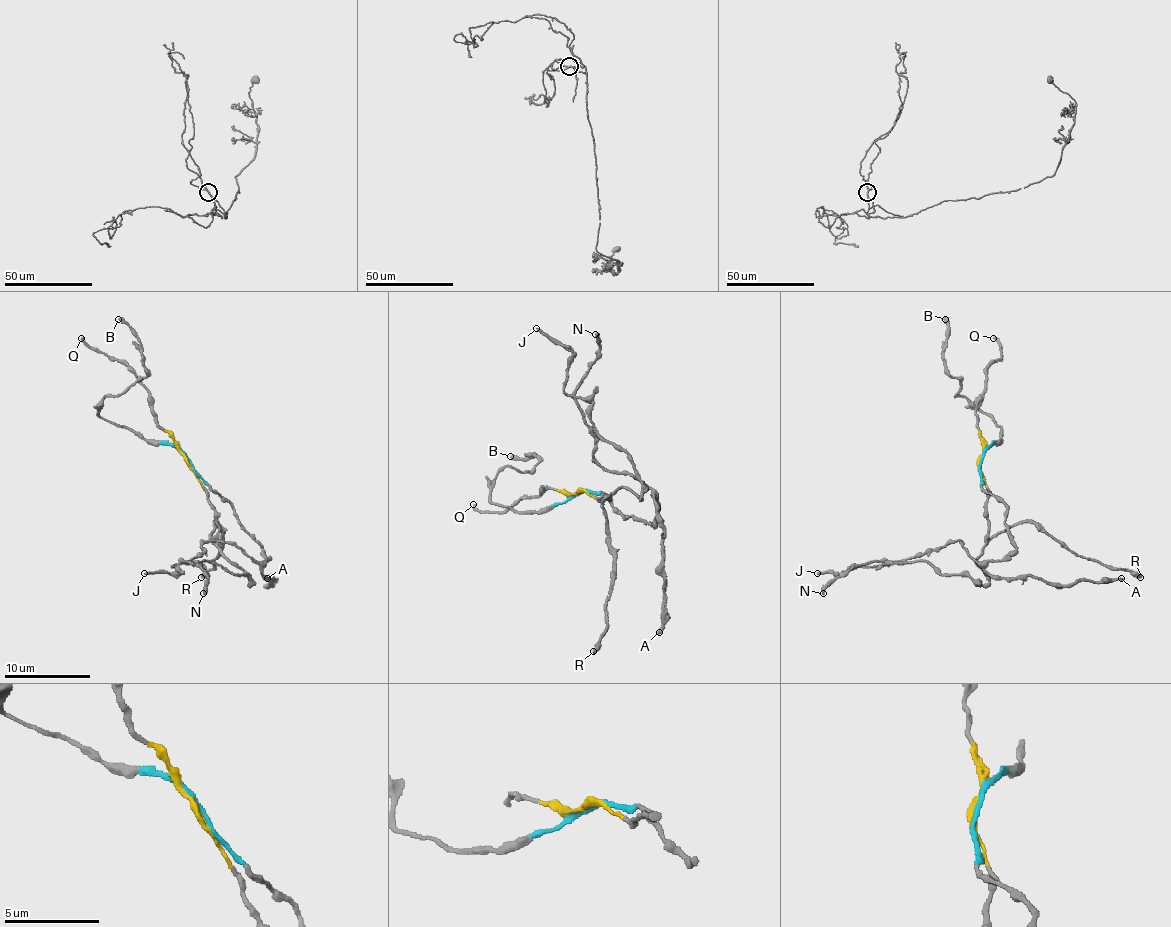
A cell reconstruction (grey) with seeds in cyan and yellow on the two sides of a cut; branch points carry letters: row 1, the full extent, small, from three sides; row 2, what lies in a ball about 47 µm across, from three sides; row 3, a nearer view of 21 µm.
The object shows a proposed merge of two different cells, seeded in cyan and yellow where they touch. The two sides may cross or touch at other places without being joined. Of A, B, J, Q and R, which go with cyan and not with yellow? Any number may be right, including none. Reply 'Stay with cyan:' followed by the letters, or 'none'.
Stay with cyan: A, B

